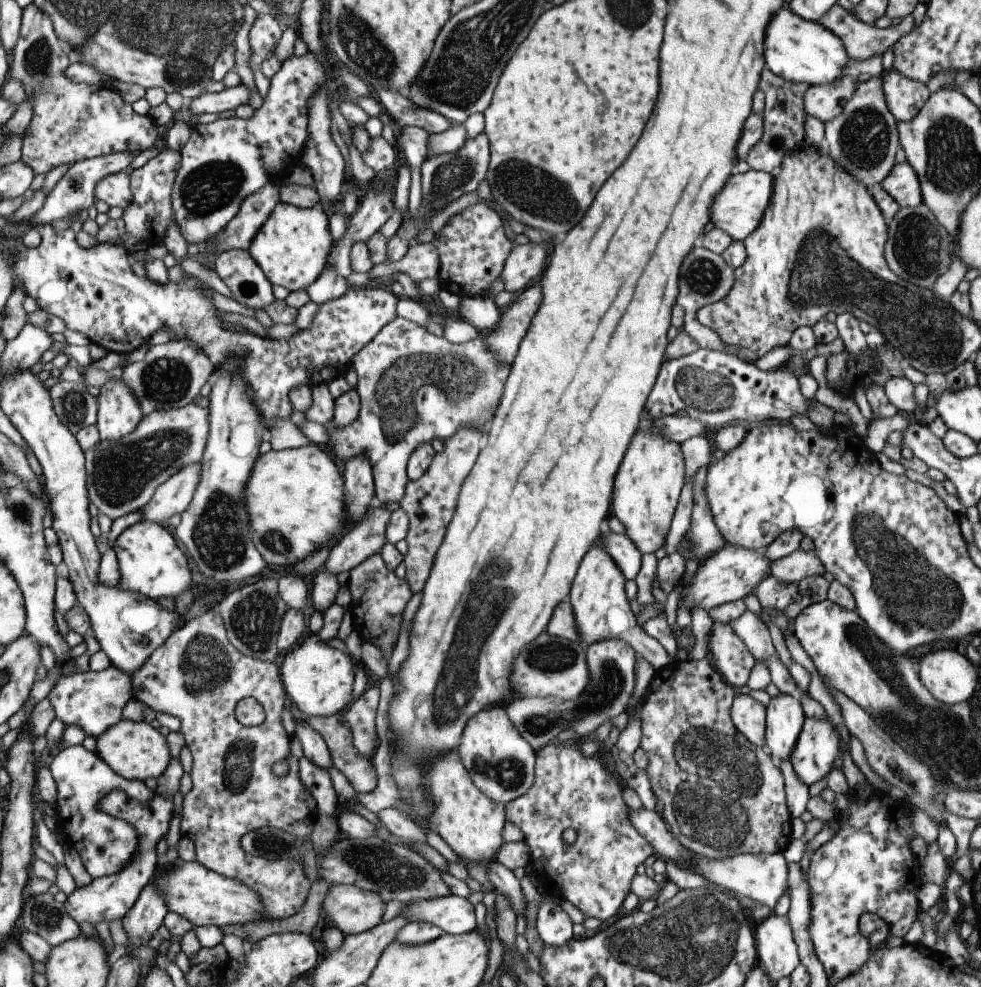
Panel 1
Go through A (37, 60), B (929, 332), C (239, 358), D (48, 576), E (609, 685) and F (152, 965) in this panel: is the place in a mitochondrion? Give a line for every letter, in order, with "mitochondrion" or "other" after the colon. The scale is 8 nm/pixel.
A: mitochondrion
B: mitochondrion
C: other
D: other
E: mitochondrion
F: other

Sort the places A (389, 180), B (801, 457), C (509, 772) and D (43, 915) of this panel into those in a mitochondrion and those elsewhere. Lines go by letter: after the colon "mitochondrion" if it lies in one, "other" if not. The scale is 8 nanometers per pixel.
A: other
B: other
C: mitochondrion
D: mitochondrion

